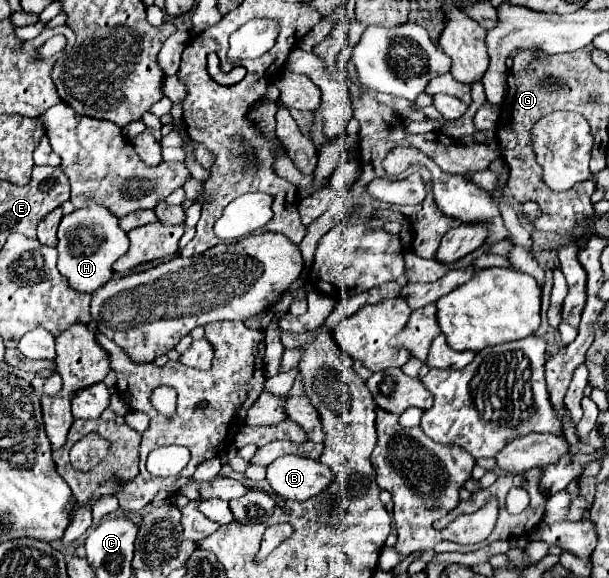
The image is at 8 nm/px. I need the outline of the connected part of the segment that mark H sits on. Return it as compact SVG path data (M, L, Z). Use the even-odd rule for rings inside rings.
M91 205L85 209L77 209L71 215L65 215L59 225L59 261L57 269L67 279L69 287L73 287L79 293L93 293L101 285L105 285L113 277L111 265L127 253L129 239L127 233L119 227L119 219L111 215L109 209L103 205ZM77 231L89 231L95 239L91 245L87 245L85 239L77 239Z

